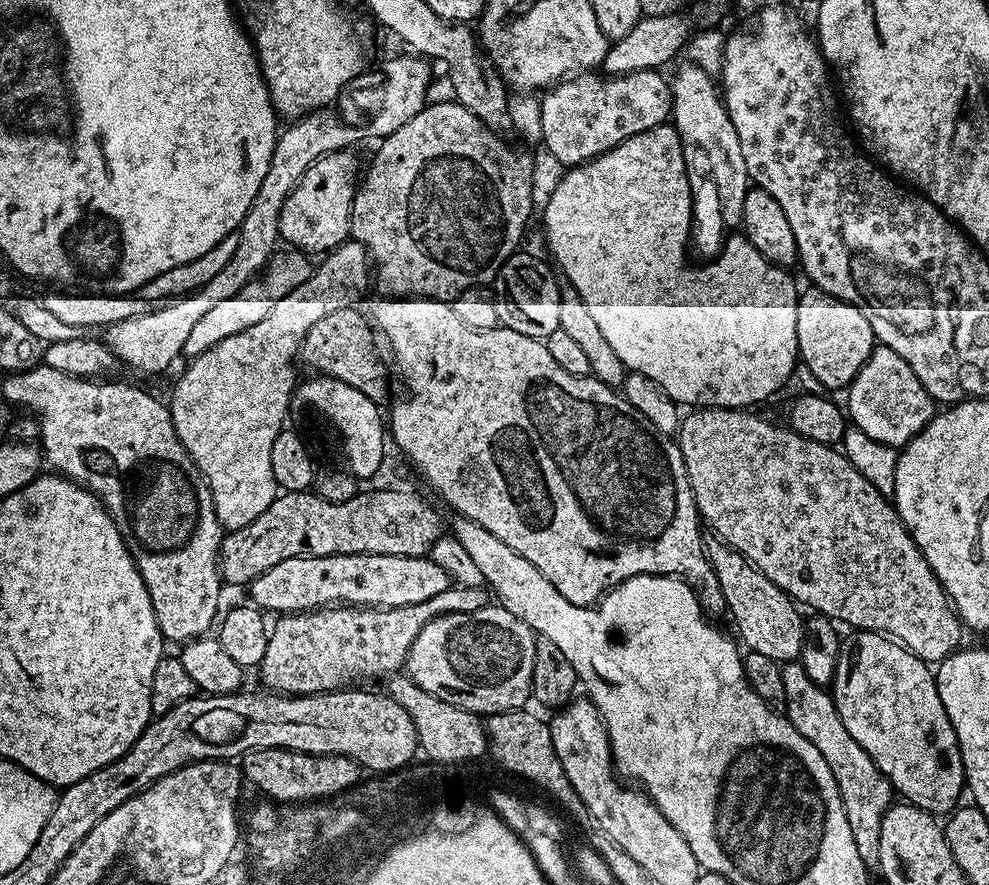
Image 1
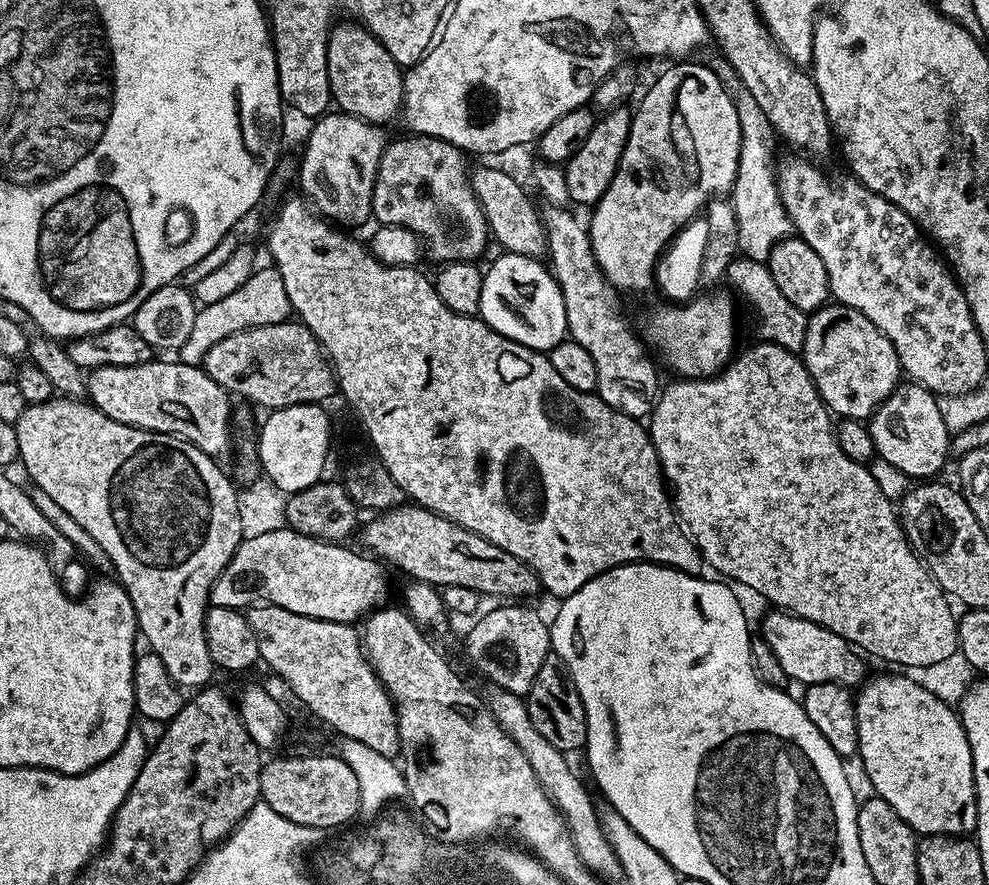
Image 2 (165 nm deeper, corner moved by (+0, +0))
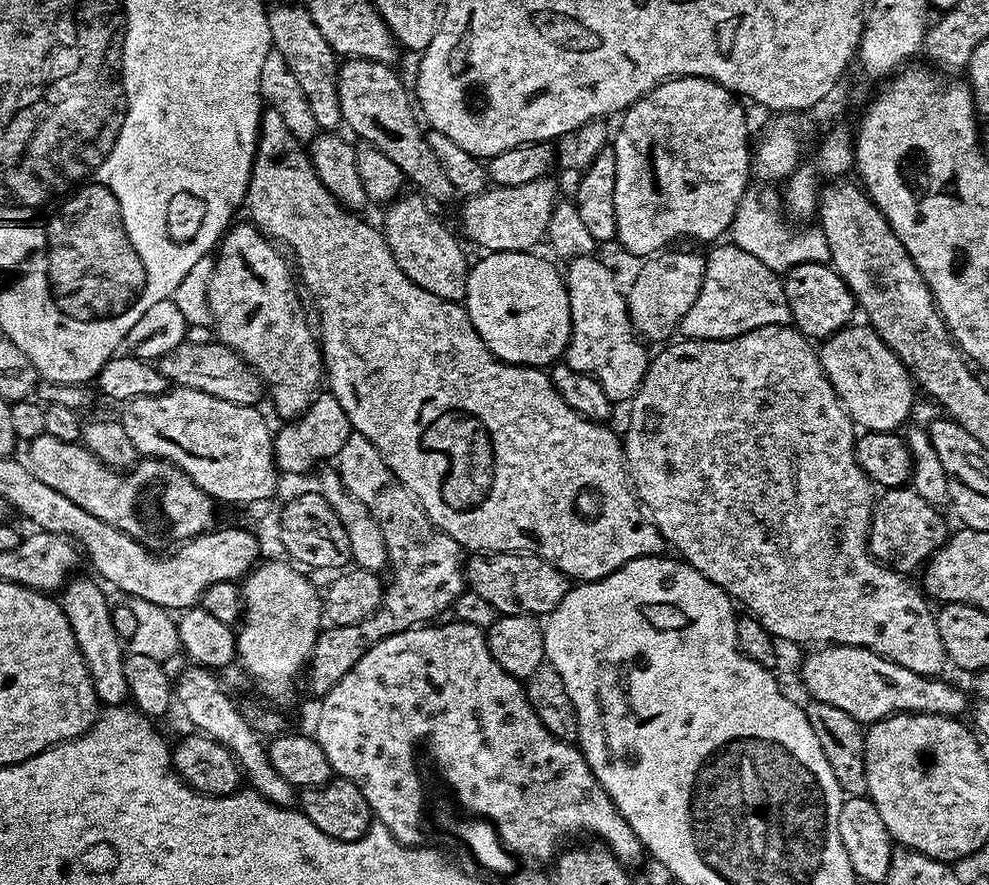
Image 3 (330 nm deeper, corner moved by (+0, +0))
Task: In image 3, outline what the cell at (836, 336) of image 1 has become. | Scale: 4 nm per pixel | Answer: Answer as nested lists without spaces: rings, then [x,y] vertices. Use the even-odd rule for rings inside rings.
[[[853,323],[827,337],[819,345],[818,355],[830,386],[834,386],[836,397],[851,416],[853,425],[869,432],[894,432],[909,423],[913,377],[894,350],[867,323]]]

